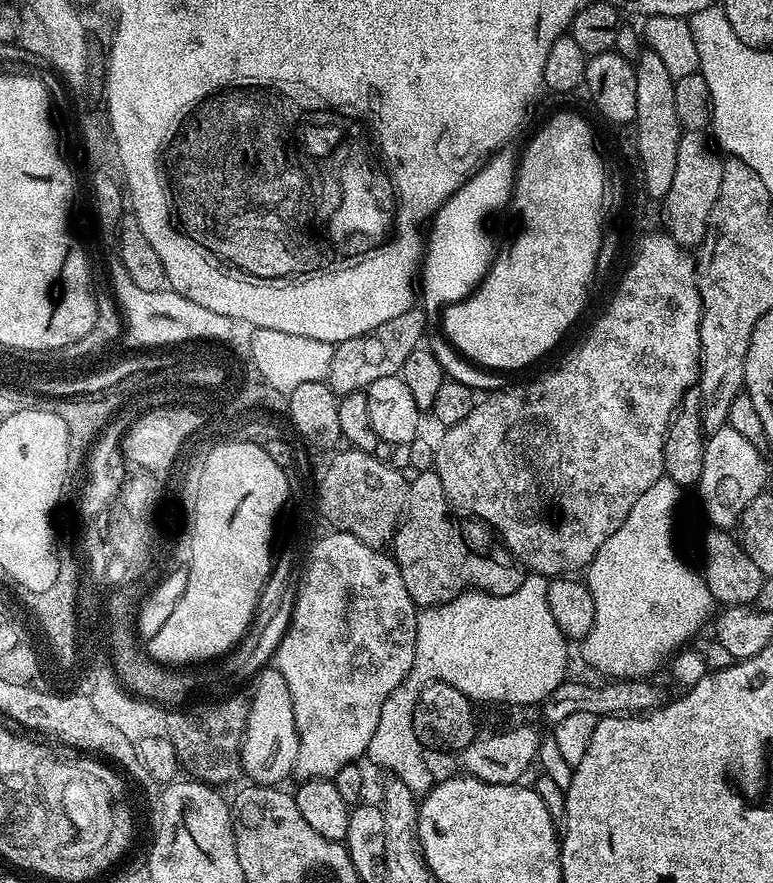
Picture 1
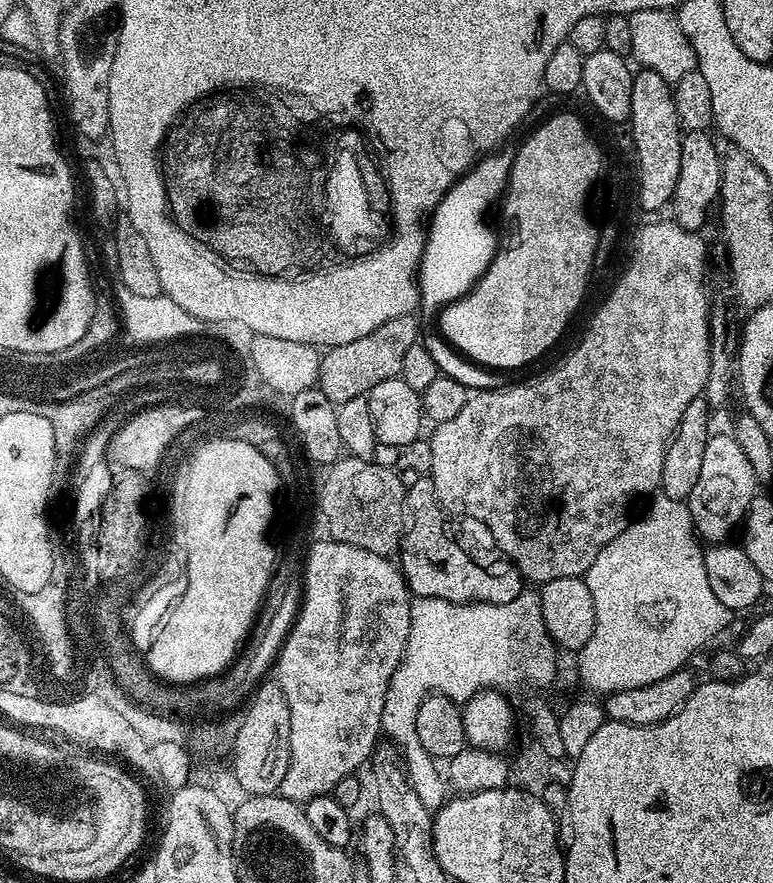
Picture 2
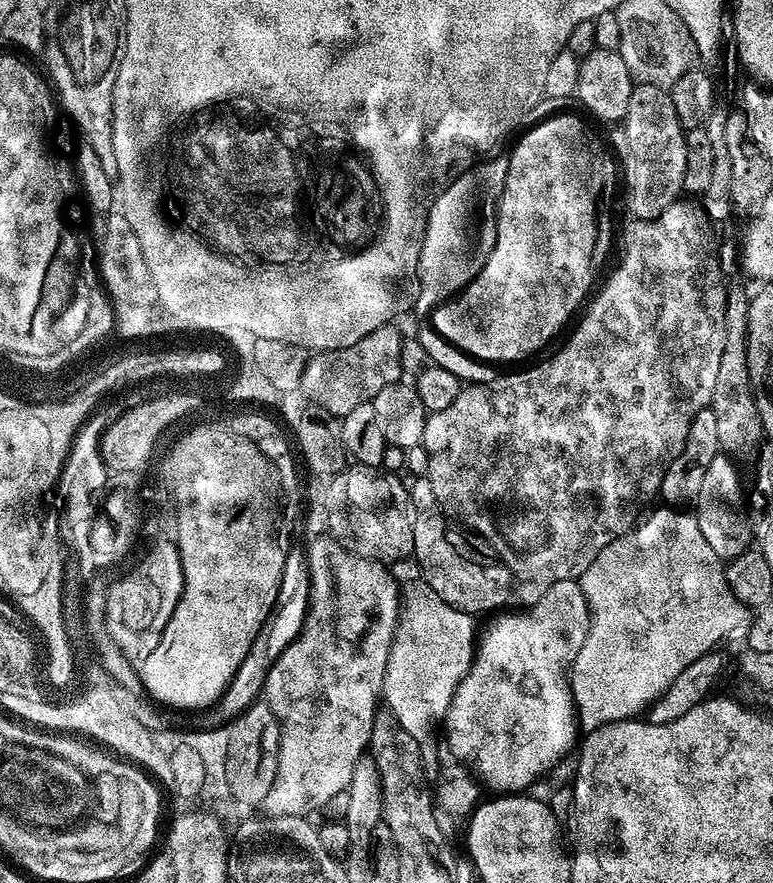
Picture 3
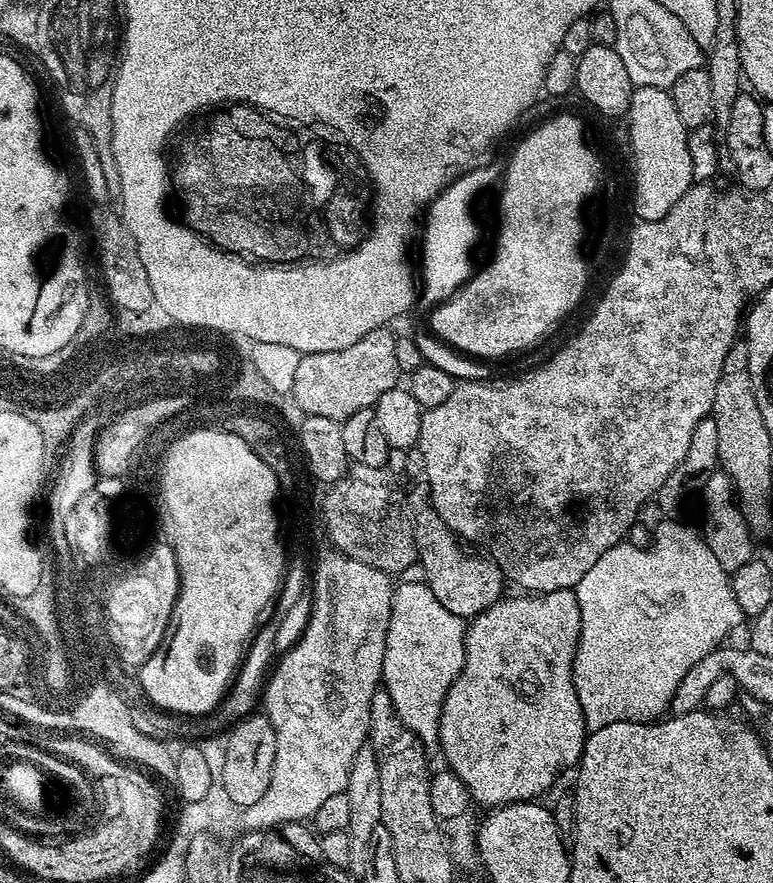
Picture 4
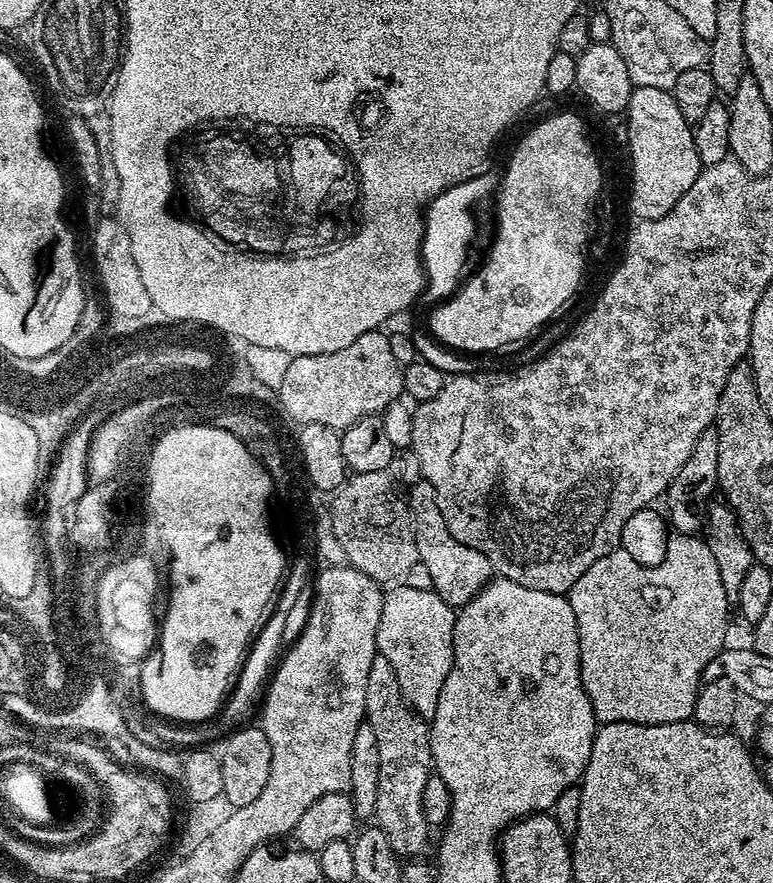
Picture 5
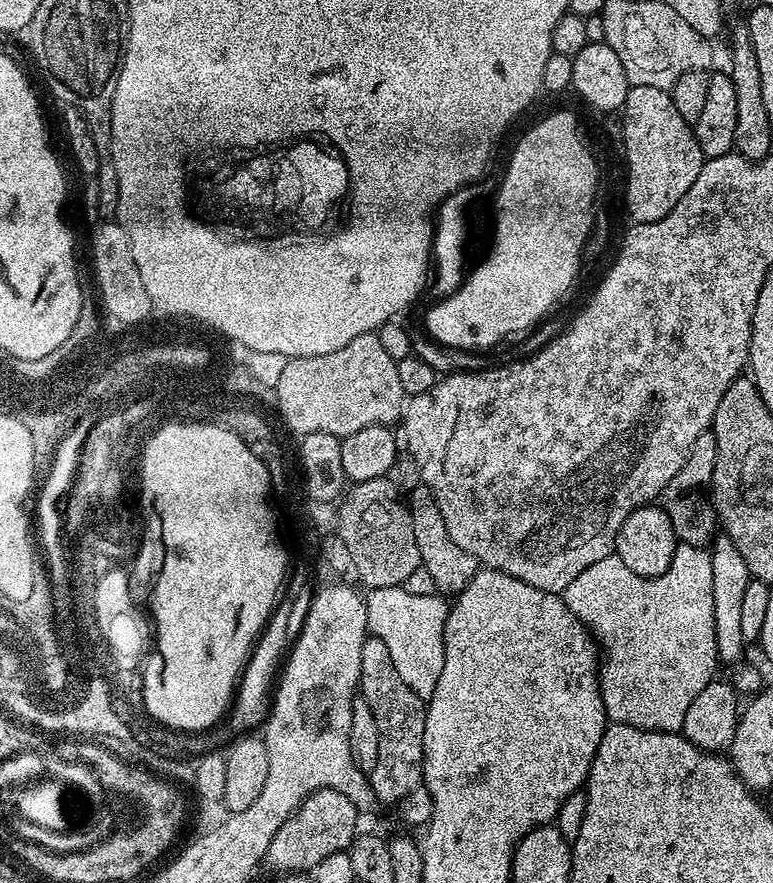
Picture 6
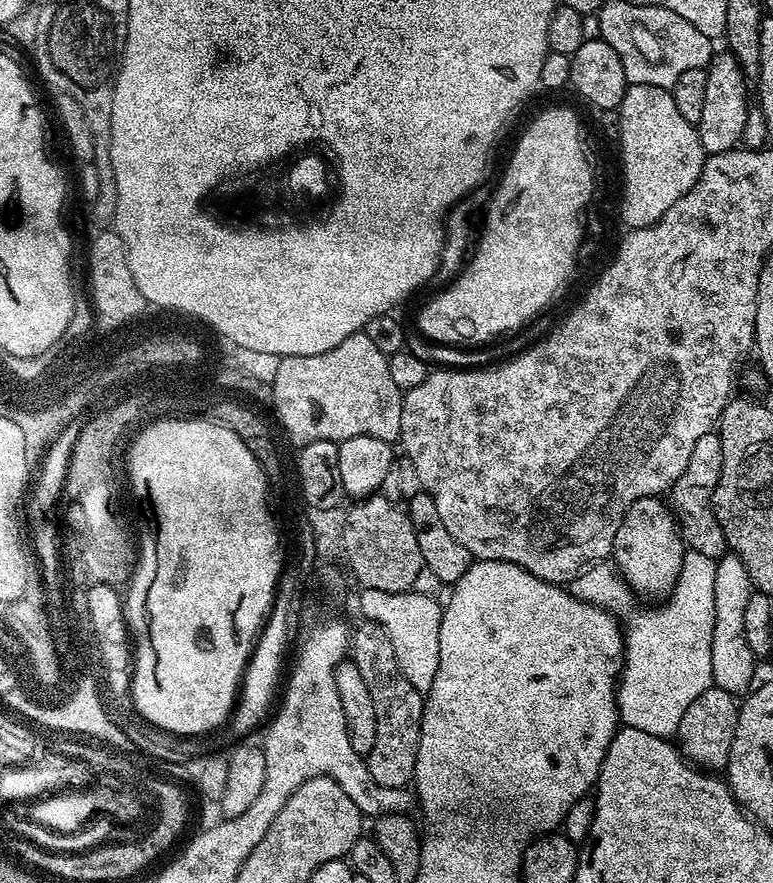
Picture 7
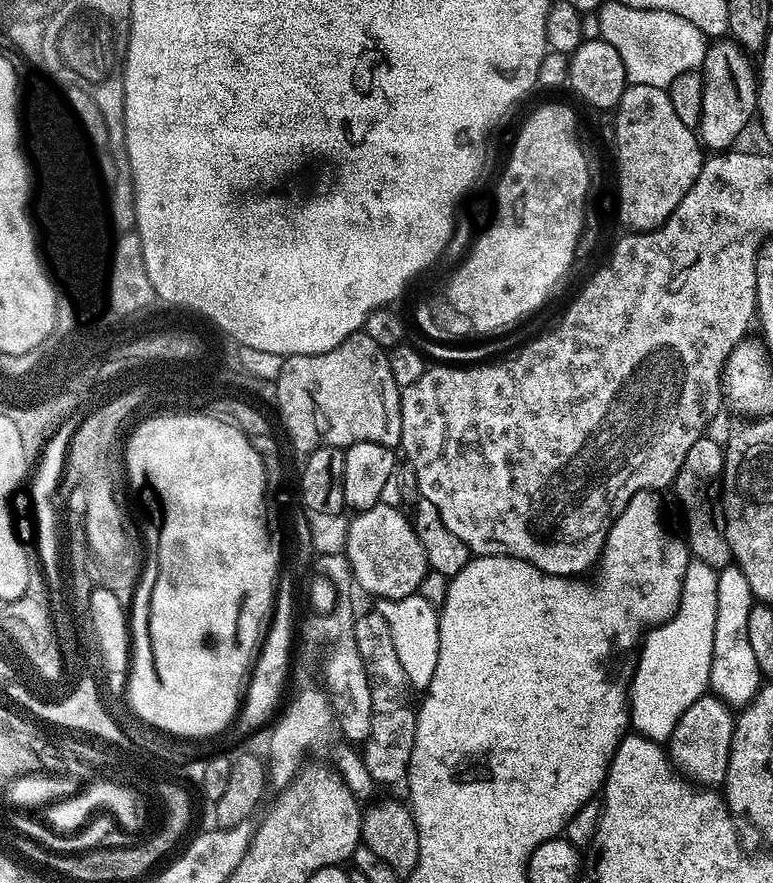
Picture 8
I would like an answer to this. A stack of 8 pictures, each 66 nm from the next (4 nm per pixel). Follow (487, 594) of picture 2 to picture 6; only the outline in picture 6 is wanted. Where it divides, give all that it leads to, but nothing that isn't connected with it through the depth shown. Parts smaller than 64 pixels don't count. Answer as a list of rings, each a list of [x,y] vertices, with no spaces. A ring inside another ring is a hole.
[[[421,482],[407,497],[406,507],[410,514],[410,522],[414,526],[414,542],[418,542],[420,567],[423,575],[432,579],[437,593],[452,592],[459,594],[468,583],[476,577],[478,562],[474,554],[466,554],[462,546],[457,546],[454,538],[450,538],[450,530],[446,530],[446,522],[442,518],[442,510],[438,510],[436,495],[430,485]]]

